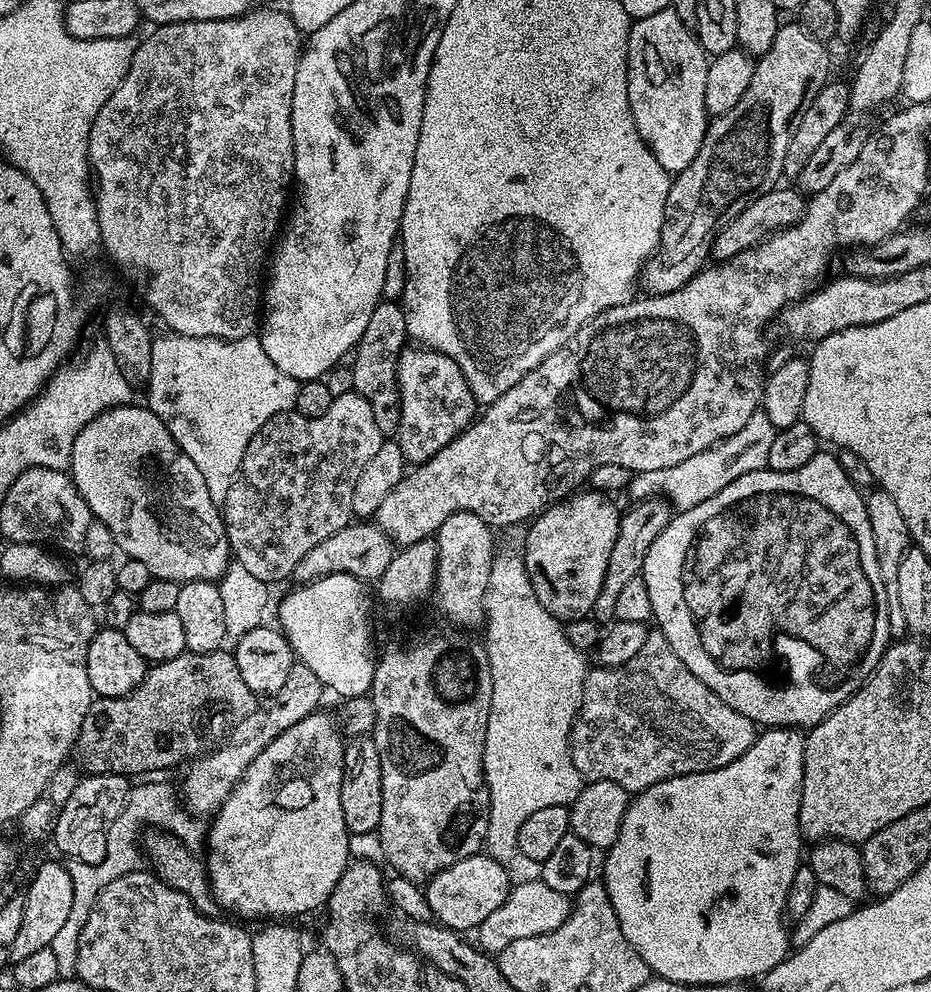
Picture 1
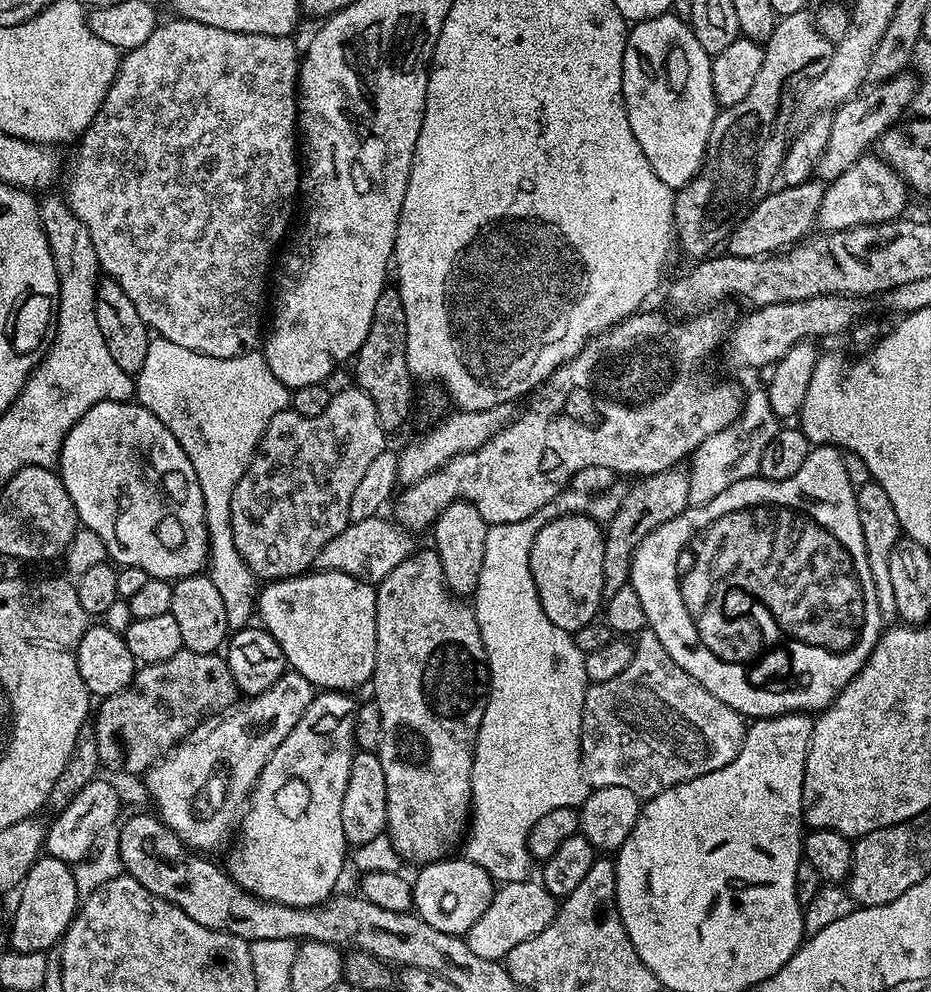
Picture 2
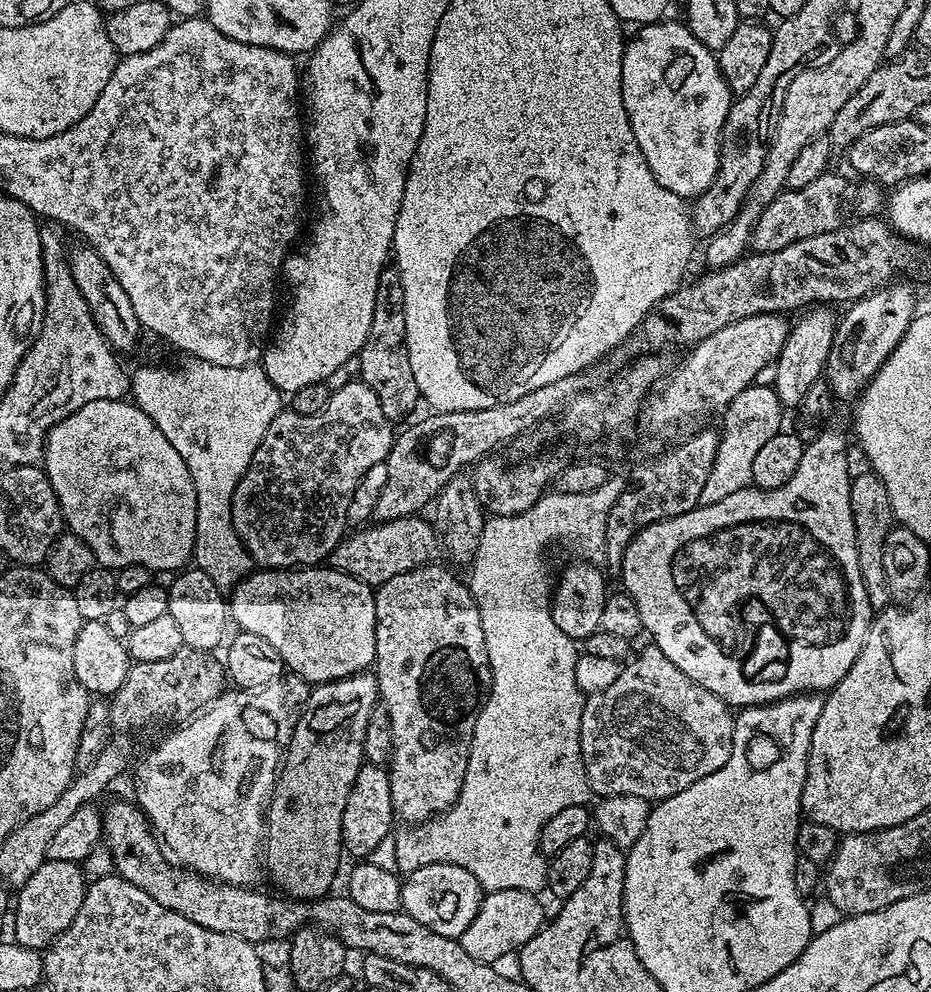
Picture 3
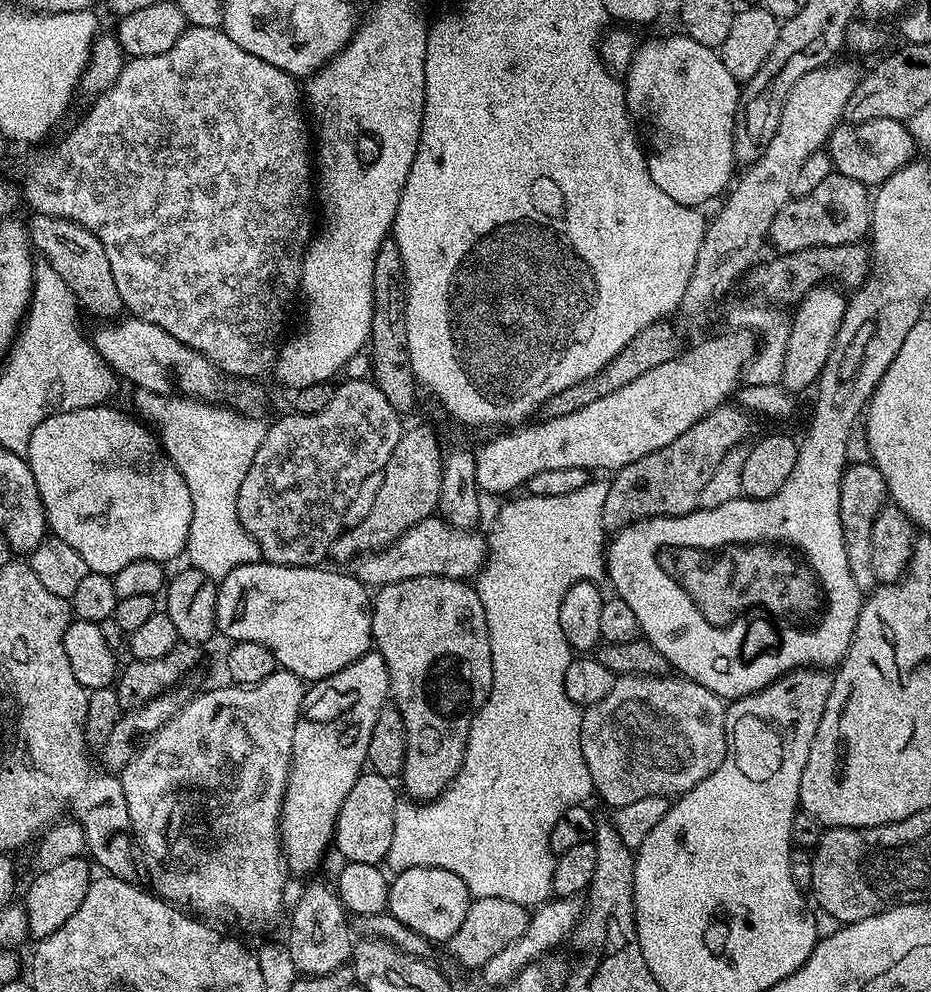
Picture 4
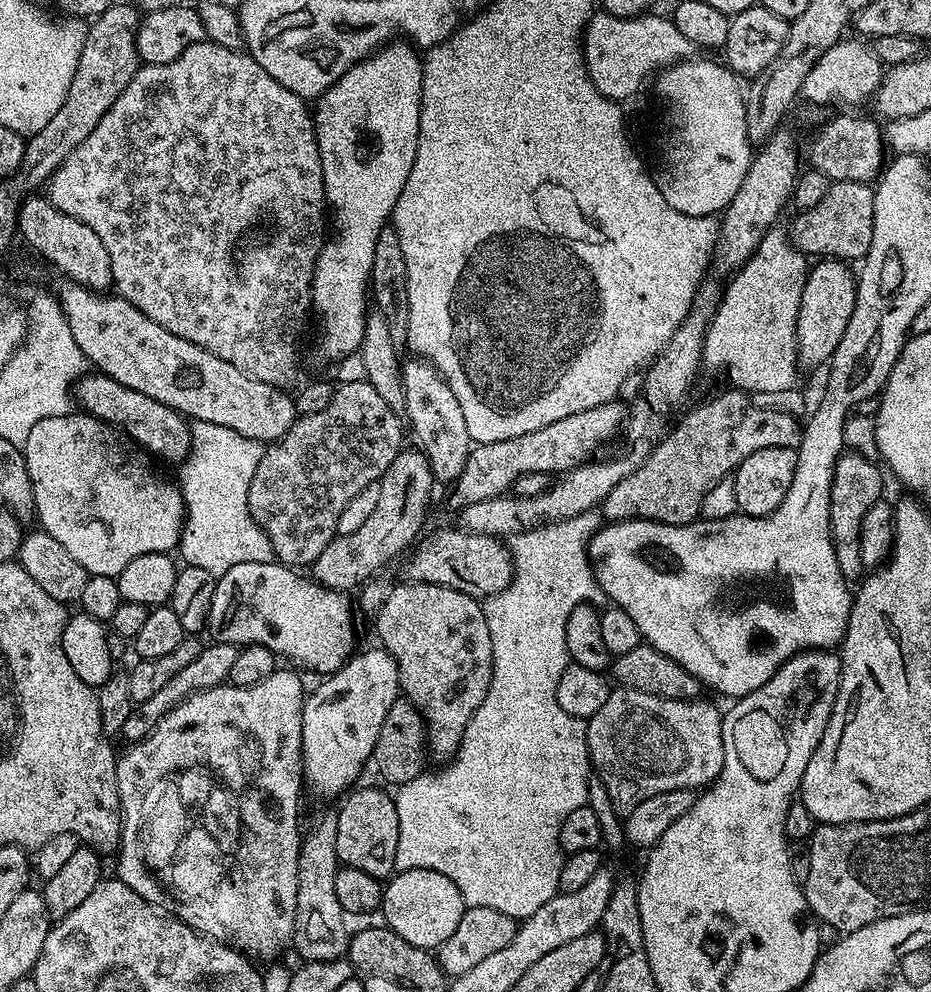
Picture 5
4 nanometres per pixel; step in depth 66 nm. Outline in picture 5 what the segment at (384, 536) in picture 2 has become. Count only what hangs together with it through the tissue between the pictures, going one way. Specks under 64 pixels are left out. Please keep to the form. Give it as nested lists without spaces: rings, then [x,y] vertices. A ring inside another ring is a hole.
[[[456,526],[426,536],[411,549],[412,557],[404,564],[405,581],[450,586],[450,590],[462,590],[462,594],[477,598],[493,596],[512,581],[512,553],[509,545],[497,537],[466,532]]]

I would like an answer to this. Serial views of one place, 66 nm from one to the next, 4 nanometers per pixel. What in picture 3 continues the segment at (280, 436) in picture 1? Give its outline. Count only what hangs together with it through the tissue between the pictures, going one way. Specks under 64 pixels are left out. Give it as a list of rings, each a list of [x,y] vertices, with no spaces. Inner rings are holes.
[[[359,378],[349,379],[348,382],[349,384],[342,385],[340,389],[337,387],[333,391],[328,408],[318,414],[307,416],[291,410],[281,410],[274,418],[274,422],[270,422],[270,430],[266,430],[258,450],[254,450],[254,458],[250,462],[246,474],[242,474],[242,478],[234,490],[232,525],[238,534],[238,538],[243,542],[244,549],[252,555],[253,561],[261,569],[295,570],[301,566],[316,566],[327,561],[346,535],[346,529],[349,527],[350,498],[354,498],[354,489],[358,487],[358,482],[364,477],[366,470],[370,470],[370,466],[378,466],[388,459],[394,439],[393,421],[388,420],[386,414],[382,414],[382,405],[378,403],[378,398],[374,395],[374,390],[370,390],[370,386],[366,386],[363,380]]]

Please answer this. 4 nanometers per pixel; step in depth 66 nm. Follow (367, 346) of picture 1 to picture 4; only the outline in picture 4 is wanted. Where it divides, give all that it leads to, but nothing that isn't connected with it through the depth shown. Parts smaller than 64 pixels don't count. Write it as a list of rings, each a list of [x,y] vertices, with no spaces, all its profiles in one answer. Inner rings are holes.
[[[389,238],[378,246],[378,258],[374,258],[374,286],[372,287],[372,335],[370,337],[371,375],[373,384],[386,394],[386,402],[394,406],[397,414],[405,414],[416,404],[418,377],[414,374],[408,353],[406,334],[406,306],[408,284],[404,281],[402,250],[398,250],[395,239]]]

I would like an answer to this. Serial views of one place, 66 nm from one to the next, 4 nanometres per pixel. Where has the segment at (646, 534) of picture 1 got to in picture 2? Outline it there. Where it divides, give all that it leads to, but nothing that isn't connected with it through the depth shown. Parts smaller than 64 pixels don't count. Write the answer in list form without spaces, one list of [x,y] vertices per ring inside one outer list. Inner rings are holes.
[[[679,467],[669,468],[666,472],[655,472],[639,477],[636,484],[620,500],[616,513],[609,518],[604,528],[604,553],[602,554],[602,578],[604,579],[605,597],[618,594],[622,586],[630,583],[634,572],[633,558],[636,548],[646,534],[661,528],[666,522],[684,513],[689,507],[688,474]]]

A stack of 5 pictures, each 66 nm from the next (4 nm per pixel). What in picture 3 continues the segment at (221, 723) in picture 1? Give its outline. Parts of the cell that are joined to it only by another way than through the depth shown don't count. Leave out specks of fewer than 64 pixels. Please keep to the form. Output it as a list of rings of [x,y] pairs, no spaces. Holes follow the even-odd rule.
[[[182,647],[178,654],[165,658],[163,662],[132,662],[129,663],[126,682],[110,698],[108,709],[112,719],[111,727],[120,734],[140,732],[143,728],[152,728],[155,724],[179,725],[187,722],[197,712],[207,708],[208,703],[217,700],[226,688],[226,668],[223,663],[215,660],[212,652],[203,652],[193,648]]]

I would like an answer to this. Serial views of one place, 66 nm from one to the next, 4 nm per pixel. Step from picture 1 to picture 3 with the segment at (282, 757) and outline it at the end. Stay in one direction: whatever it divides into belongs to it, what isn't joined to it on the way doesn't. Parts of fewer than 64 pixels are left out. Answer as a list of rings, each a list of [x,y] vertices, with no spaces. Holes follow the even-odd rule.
[[[371,671],[359,672],[341,680],[329,680],[327,684],[317,684],[309,691],[308,702],[300,713],[300,720],[278,769],[272,796],[268,799],[266,835],[262,841],[266,876],[280,887],[277,889],[281,893],[302,900],[314,900],[325,895],[331,889],[328,887],[335,882],[336,867],[342,857],[342,810],[346,810],[346,798],[350,794],[350,786],[354,786],[354,778],[358,778],[360,765],[365,763],[366,722],[370,722],[370,714],[377,707],[378,689]]]

